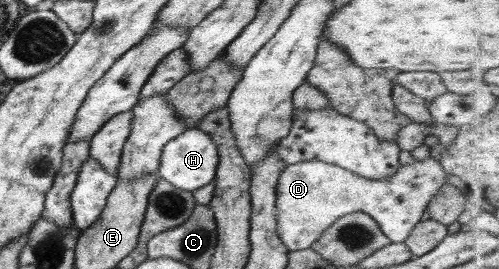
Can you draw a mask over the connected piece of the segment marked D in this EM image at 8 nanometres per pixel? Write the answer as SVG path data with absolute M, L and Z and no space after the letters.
M427 157L400 165L385 179L358 176L341 166L320 160L302 161L284 167L276 191L279 213L277 233L289 252L310 249L320 235L345 214L363 212L370 215L391 242L403 243L410 231L422 220L428 203L452 179L442 168L439 157Z

